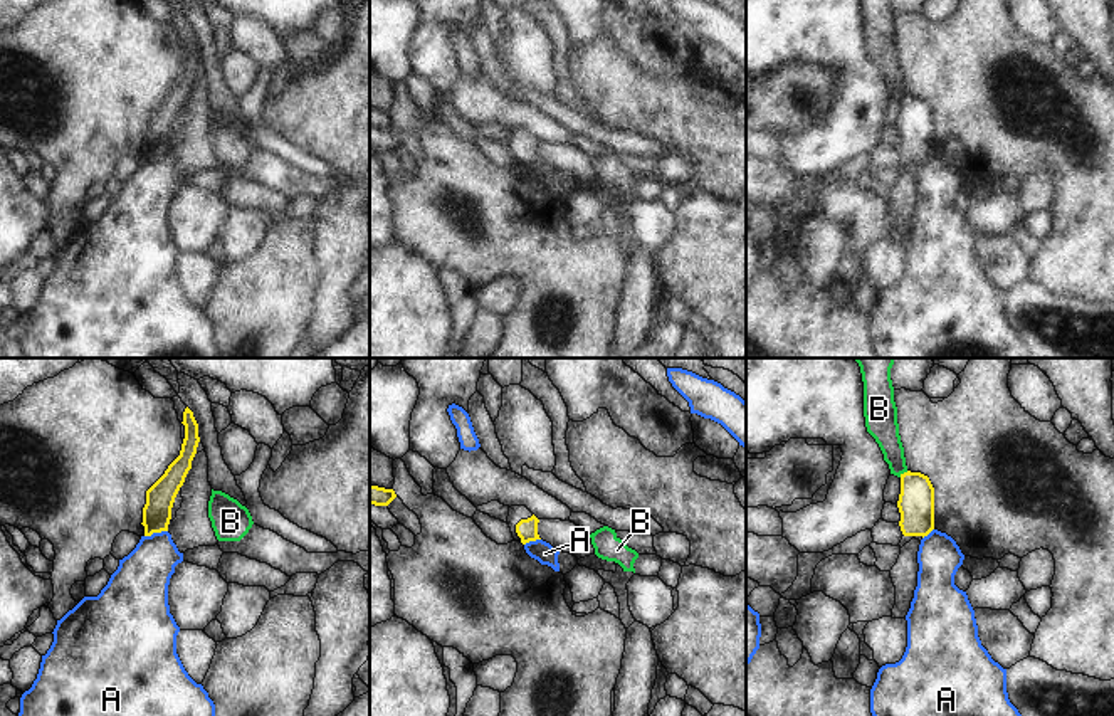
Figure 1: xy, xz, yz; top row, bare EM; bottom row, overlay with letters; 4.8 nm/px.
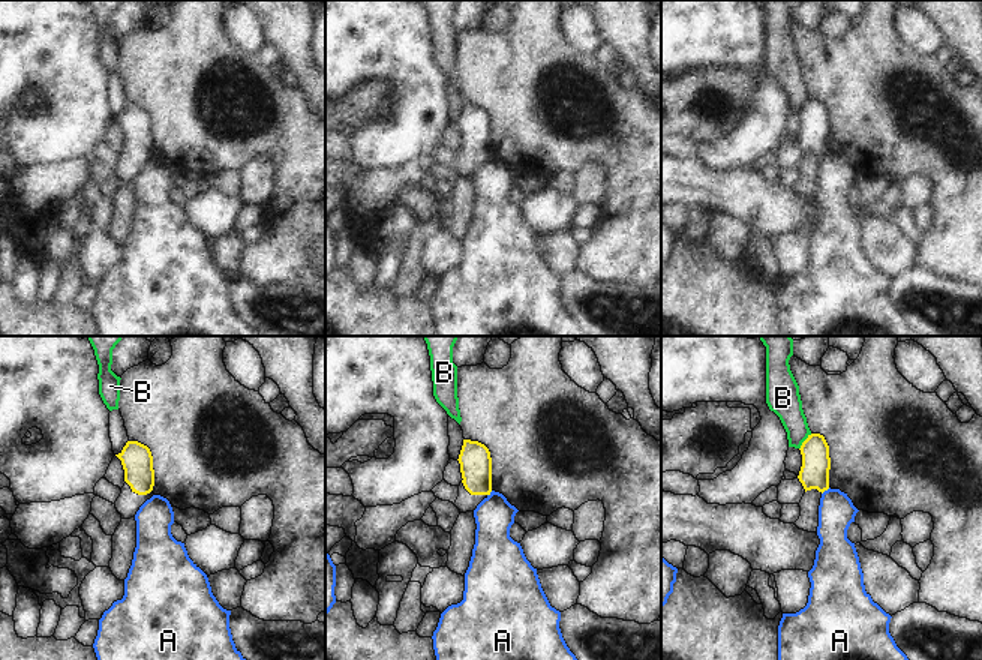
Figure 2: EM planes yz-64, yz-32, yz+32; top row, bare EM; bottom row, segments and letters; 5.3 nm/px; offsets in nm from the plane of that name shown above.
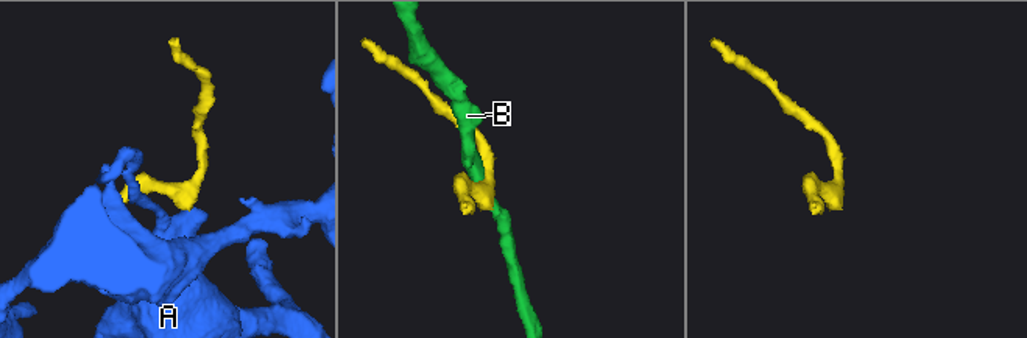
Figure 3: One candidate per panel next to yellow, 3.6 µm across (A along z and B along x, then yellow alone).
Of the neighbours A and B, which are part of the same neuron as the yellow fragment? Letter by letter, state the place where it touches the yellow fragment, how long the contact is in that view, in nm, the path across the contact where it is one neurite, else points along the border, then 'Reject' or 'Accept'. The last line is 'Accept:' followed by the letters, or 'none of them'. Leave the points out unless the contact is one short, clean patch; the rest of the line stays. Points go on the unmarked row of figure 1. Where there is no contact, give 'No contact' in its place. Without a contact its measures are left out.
A: Touches yellow at xy (155, 155). Shared border 120 nm. Boundary: xy (167, 153), (145, 160). Reject
B: Touches yellow at yz (904, 96). Shared border 50 nm. Reject
Accept: none of them.

